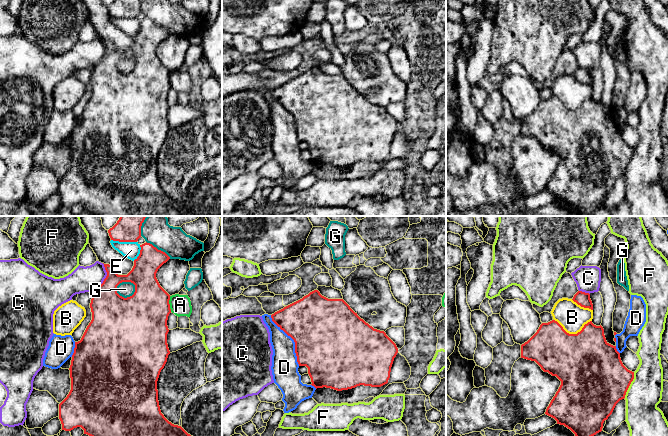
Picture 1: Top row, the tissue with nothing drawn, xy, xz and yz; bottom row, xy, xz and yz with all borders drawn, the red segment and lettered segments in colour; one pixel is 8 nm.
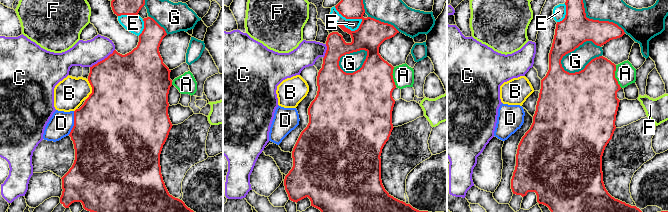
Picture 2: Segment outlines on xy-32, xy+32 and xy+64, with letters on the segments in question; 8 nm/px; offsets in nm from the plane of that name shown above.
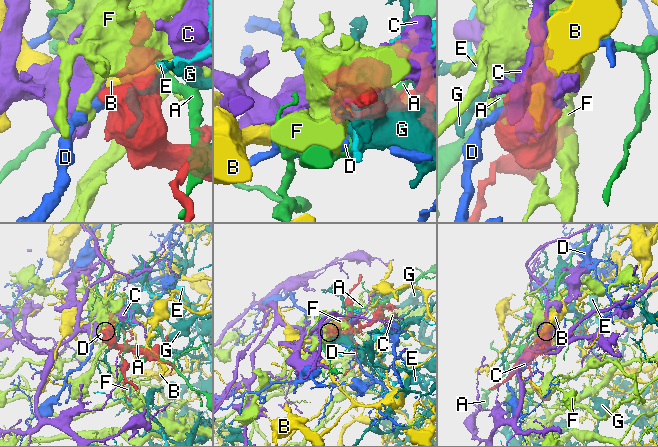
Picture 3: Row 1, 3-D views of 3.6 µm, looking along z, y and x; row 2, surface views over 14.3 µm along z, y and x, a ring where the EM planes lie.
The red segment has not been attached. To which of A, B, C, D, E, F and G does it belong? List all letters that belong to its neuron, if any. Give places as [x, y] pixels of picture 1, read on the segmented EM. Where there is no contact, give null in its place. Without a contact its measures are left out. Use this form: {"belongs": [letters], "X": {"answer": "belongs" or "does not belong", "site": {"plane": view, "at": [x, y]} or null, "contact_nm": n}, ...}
{"belongs": [], "A": {"answer": "does not belong", "site": {"plane": "xy", "at": [169, 304]}, "contact_nm": 130}, "B": {"answer": "does not belong", "site": {"plane": "yz", "at": [573, 334]}, "contact_nm": 300}, "C": {"answer": "does not belong", "site": {"plane": "xy", "at": [105, 278]}, "contact_nm": 260}, "D": {"answer": "does not belong", "site": {"plane": "xz", "at": [293, 339]}, "contact_nm": 480}, "E": {"answer": "does not belong", "site": {"plane": "xy", "at": [124, 241]}, "contact_nm": 200}, "F": {"answer": "does not belong", "site": {"plane": "yz", "at": [629, 385]}, "contact_nm": 220}, "G": {"answer": "does not belong", "site": {"plane": "xy", "at": [123, 281]}, "contact_nm": 170}}

